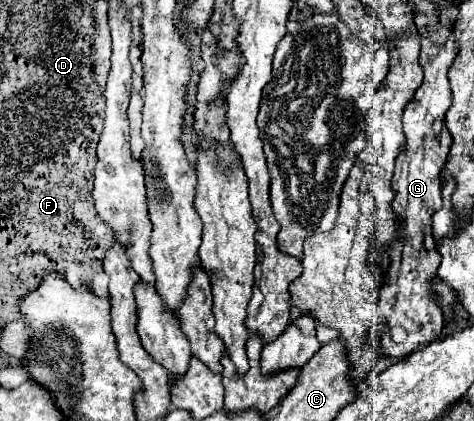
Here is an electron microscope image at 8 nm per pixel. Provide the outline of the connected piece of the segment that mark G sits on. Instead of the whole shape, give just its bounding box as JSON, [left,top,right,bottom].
[379,38,457,358]

